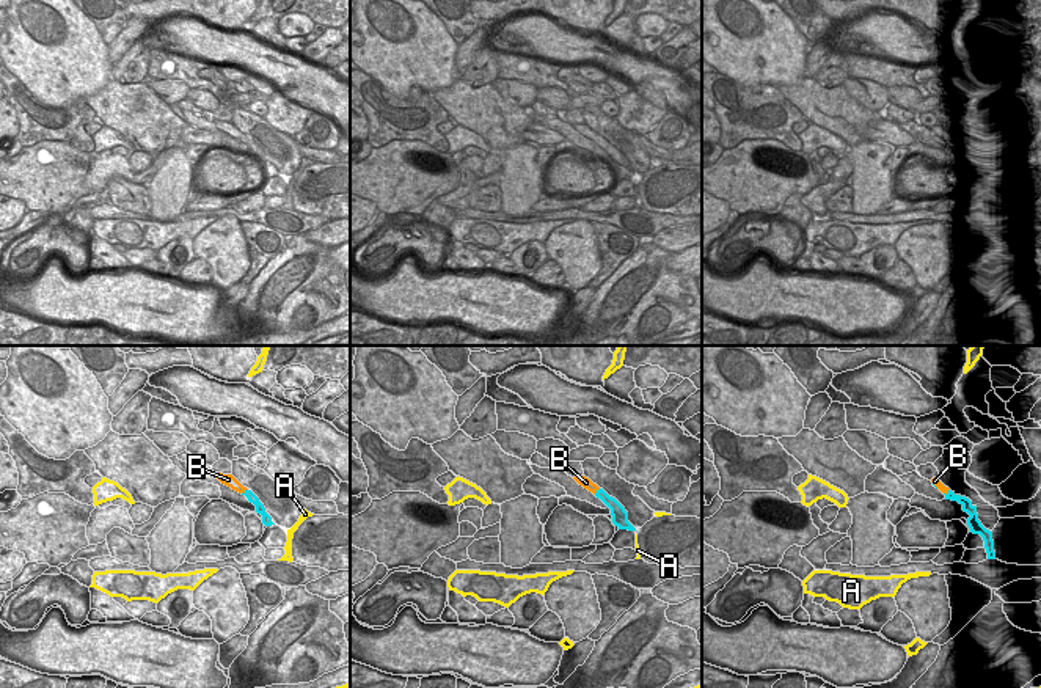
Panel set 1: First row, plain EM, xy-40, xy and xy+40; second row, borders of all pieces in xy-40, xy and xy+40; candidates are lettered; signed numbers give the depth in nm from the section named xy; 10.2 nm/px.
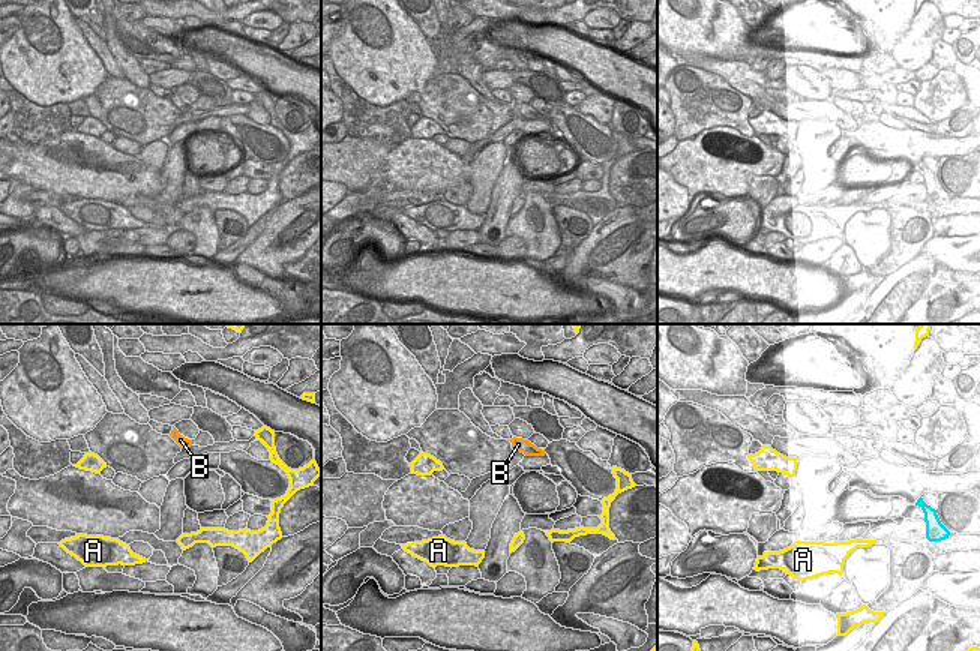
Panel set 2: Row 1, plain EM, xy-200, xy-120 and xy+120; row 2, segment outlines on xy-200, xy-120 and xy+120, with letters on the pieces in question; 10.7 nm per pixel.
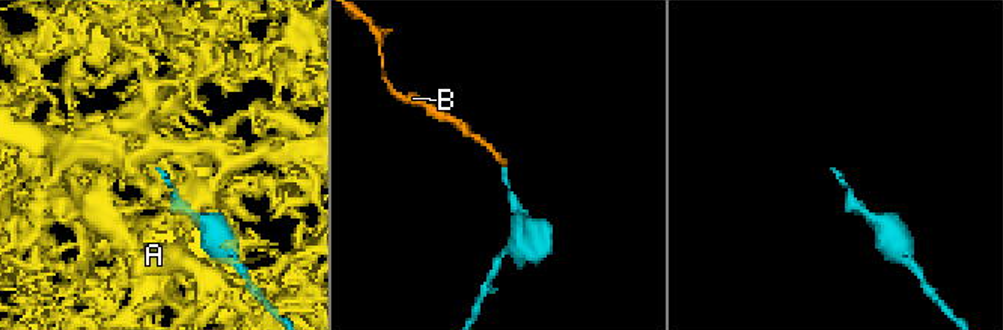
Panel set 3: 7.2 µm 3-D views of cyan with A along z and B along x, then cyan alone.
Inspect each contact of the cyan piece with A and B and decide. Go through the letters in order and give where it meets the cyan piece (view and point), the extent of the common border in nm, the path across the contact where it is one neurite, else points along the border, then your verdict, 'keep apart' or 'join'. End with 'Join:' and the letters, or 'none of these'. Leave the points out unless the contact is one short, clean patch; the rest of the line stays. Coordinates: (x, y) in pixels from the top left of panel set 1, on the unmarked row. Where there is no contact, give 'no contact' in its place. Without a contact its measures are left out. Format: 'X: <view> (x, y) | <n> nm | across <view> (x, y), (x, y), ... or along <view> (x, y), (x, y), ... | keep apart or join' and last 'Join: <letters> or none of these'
A: no contact | keep apart
B: xy-40 (245, 140) | 80 nm | along xy-40 (247, 137), (242, 142) | keep apart
Join: none of these

